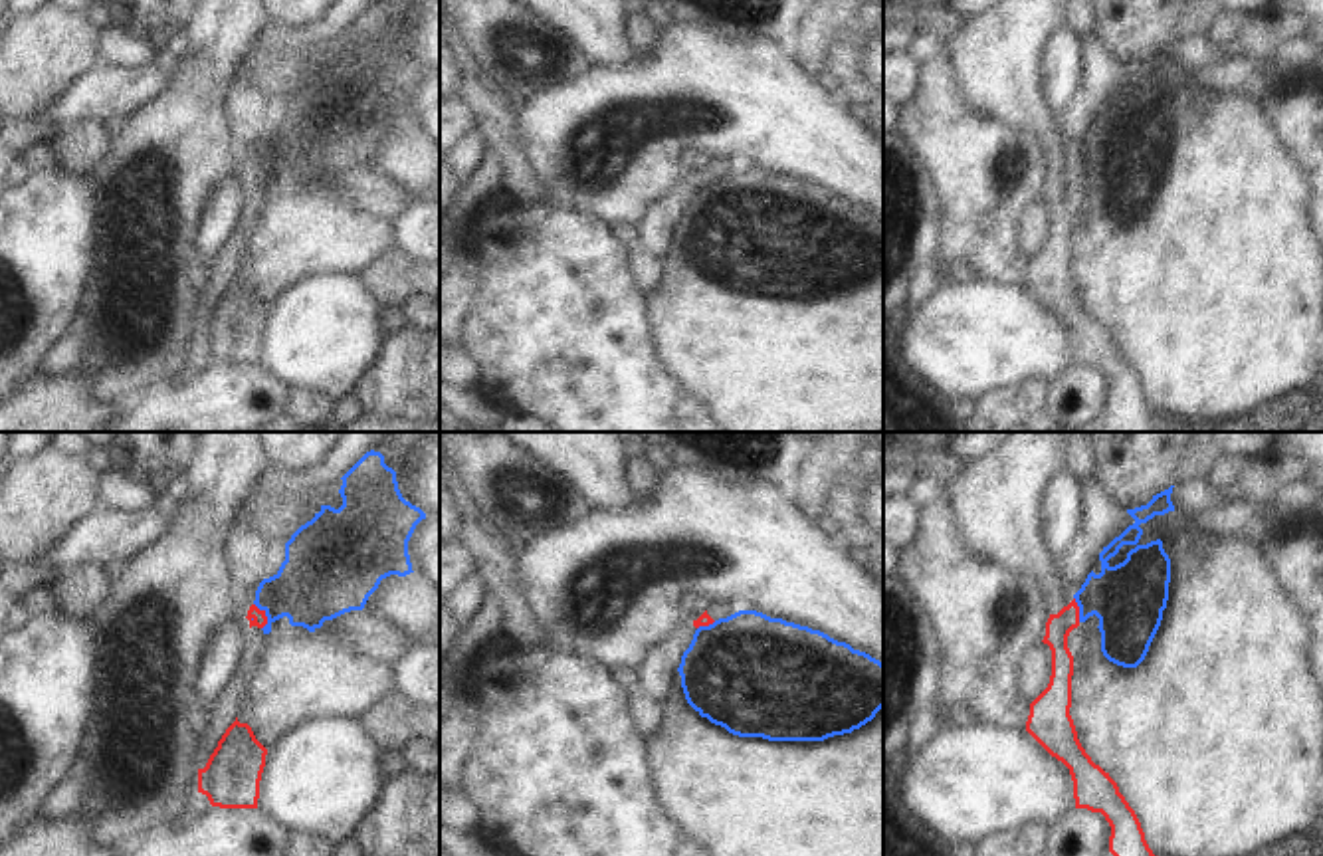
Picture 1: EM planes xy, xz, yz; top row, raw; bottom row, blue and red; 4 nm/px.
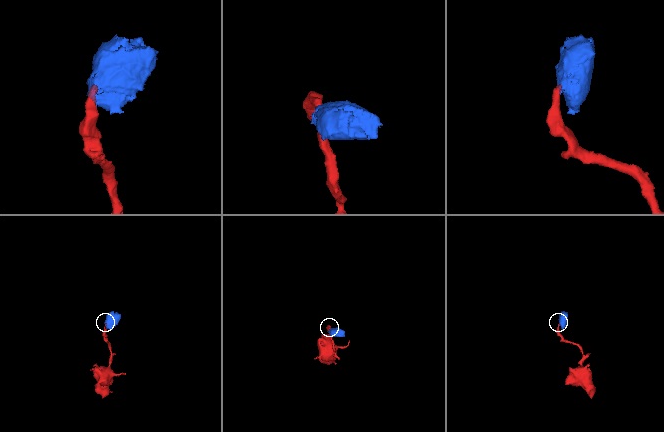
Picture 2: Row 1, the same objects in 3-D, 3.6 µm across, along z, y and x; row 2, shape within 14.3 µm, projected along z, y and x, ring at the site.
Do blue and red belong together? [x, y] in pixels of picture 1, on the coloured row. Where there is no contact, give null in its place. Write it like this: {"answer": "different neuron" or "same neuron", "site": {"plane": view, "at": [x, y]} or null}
{"answer": "different neuron", "site": {"plane": "xy", "at": [266, 615]}}

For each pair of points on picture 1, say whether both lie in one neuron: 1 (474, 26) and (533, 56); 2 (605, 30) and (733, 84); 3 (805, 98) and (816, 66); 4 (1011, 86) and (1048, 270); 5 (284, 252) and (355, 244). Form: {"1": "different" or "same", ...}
{"1": "same", "2": "different", "3": "different", "4": "same", "5": "same"}

